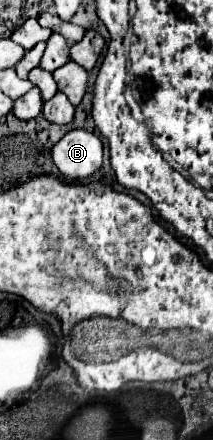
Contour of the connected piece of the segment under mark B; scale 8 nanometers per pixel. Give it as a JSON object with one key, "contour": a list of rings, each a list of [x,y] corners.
{"contour":[[[71,130],[53,146],[53,162],[71,182],[93,176],[101,168],[103,144],[87,130]]]}

